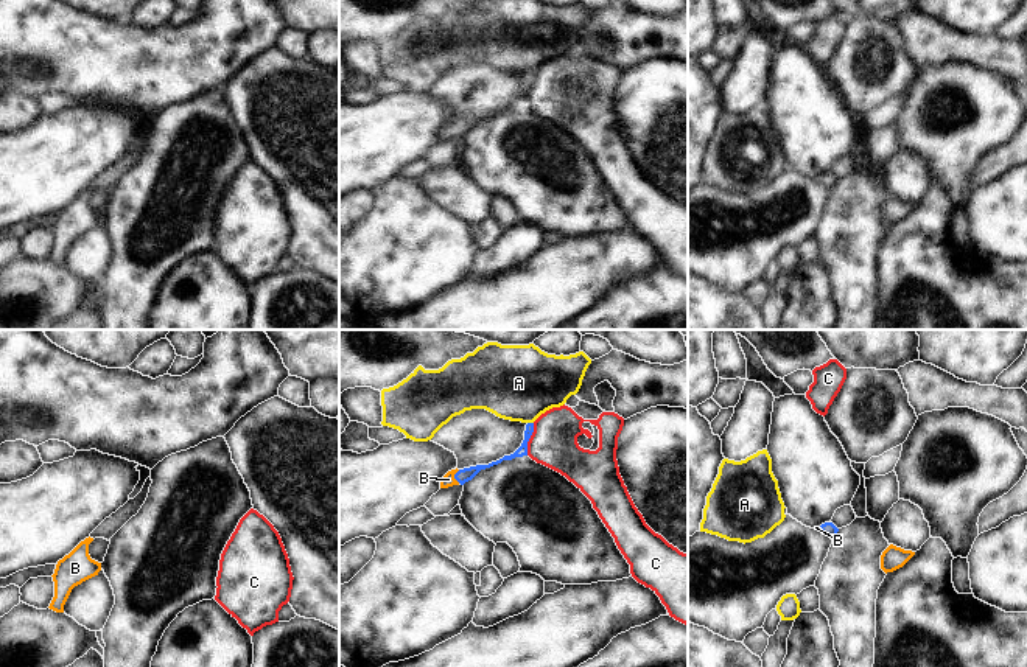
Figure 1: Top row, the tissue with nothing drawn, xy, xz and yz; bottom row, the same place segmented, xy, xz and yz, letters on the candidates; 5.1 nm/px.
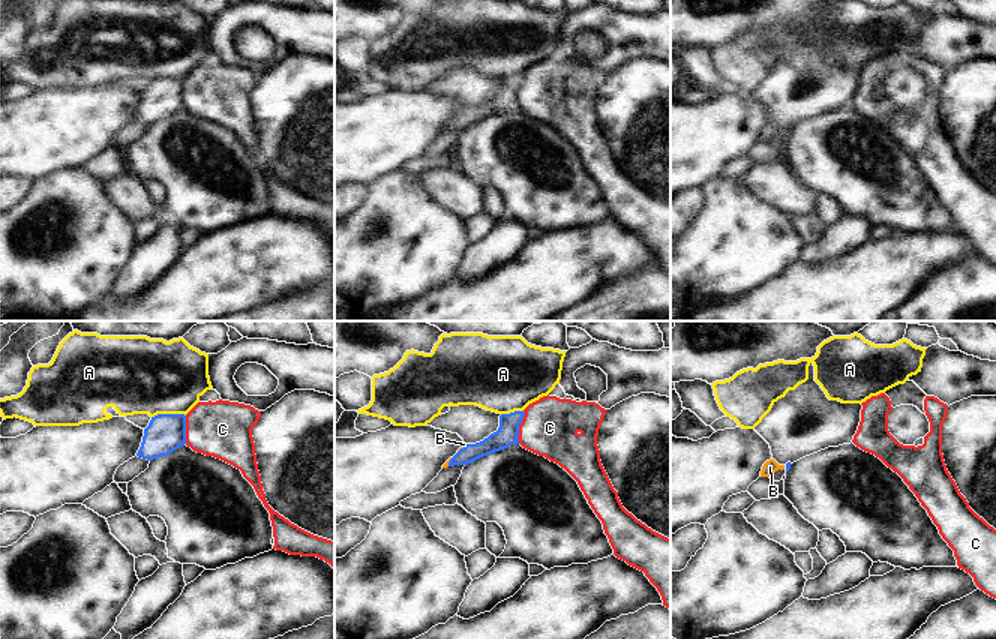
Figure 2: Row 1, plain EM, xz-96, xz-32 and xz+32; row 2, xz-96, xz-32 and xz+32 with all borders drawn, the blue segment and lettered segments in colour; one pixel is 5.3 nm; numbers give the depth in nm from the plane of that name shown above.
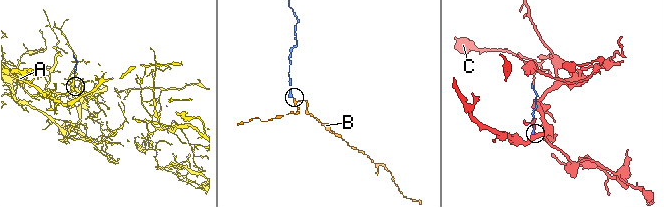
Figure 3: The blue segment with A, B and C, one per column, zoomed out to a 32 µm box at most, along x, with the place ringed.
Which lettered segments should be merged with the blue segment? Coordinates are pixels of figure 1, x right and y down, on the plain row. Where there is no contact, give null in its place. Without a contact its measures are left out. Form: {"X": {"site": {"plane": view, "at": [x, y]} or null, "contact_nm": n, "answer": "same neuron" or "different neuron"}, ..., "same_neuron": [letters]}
{"A": {"site": {"plane": "xz", "at": [531, 75]}, "contact_nm": 30, "answer": "different neuron"}, "B": {"site": {"plane": "xz", "at": [455, 128]}, "contact_nm": 70, "answer": "same neuron"}, "C": {"site": {"plane": "xz", "at": [529, 89]}, "contact_nm": 170, "answer": "different neuron"}, "same_neuron": ["B"]}

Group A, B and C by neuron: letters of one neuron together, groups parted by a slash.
A / B / C

